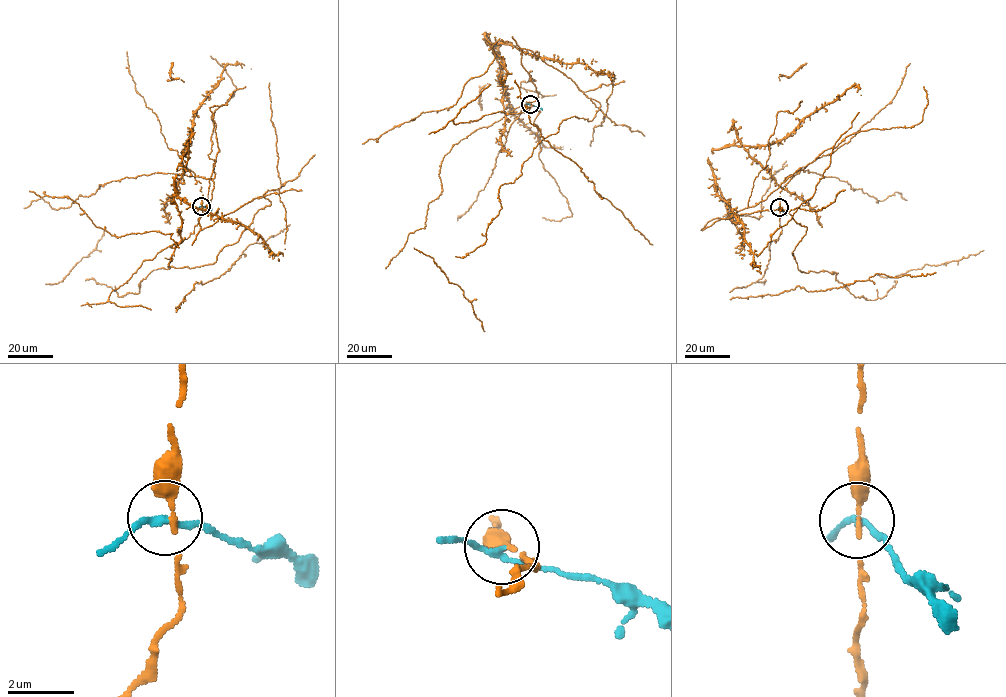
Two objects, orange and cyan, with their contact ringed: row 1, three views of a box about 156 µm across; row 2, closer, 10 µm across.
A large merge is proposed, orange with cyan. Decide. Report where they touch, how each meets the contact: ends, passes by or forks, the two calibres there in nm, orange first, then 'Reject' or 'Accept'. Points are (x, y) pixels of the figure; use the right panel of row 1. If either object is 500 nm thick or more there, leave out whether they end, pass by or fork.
Place: (779, 207). At the ring orange passes by. At the ring cyan passes by. Thickness 190 nm (orange) against 160 nm. Reject

